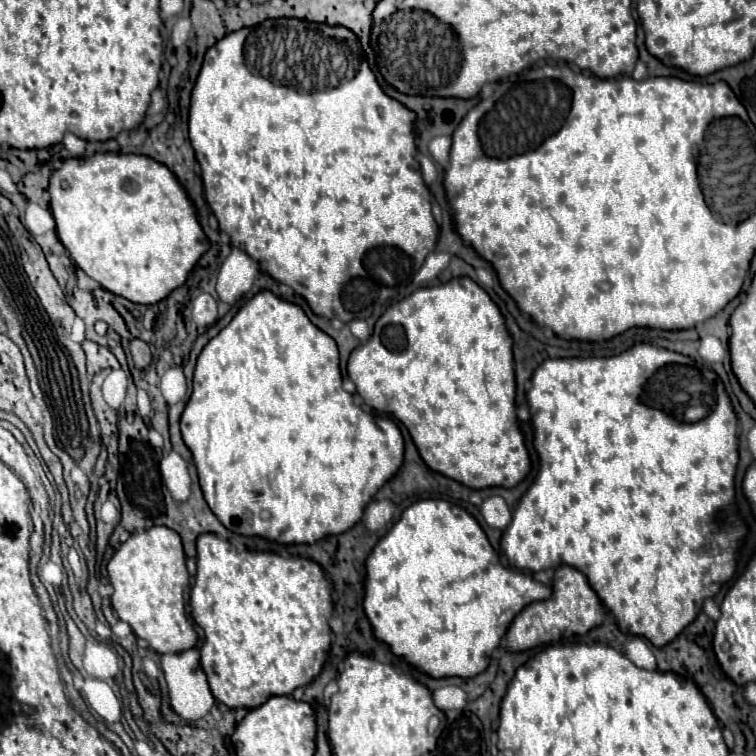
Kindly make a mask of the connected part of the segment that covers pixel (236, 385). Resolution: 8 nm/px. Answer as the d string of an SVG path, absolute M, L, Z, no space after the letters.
M262 291L254 295L236 315L234 319L202 349L192 381L192 395L186 403L186 409L180 419L180 431L186 447L194 457L194 465L198 471L200 487L204 491L204 499L210 511L218 517L218 521L246 537L262 537L280 545L312 545L328 535L340 535L352 529L366 509L368 501L376 495L376 491L398 471L404 457L404 439L400 429L382 429L376 421L376 415L364 413L358 405L354 405L352 395L342 389L342 375L338 365L338 347L332 337L322 333L318 327L310 323L306 313L270 291Z

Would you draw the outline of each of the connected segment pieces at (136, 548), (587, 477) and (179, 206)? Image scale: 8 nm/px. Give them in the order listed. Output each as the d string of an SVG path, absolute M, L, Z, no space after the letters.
M152 527L144 533L132 533L128 541L124 541L112 555L106 569L114 587L114 593L110 597L112 607L118 613L120 621L126 621L132 627L136 637L148 641L156 653L178 653L196 645L198 635L184 613L184 589L190 583L190 575L186 571L186 557L182 551L180 535L176 531L170 531L168 527Z
M638 343L626 353L608 359L548 359L544 361L532 375L532 387L528 391L528 409L534 429L534 449L540 457L540 471L530 489L520 499L510 525L502 533L500 547L510 565L520 571L538 573L550 567L570 565L582 571L590 583L590 587L600 597L602 605L614 615L618 629L624 635L642 635L654 647L664 647L674 641L678 633L690 625L696 615L702 611L702 603L714 597L720 587L734 575L736 571L736 547L746 533L742 523L738 523L730 515L730 525L716 527L714 513L718 509L730 507L734 499L734 475L738 463L738 439L736 425L738 419L732 411L730 399L720 383L720 379L706 369L702 363L684 357L674 351L666 351L654 345Z
M96 153L84 159L66 159L62 167L52 173L48 193L58 239L74 265L96 279L106 291L132 303L152 305L164 299L186 281L200 255L210 247L182 185L168 167L144 155Z

